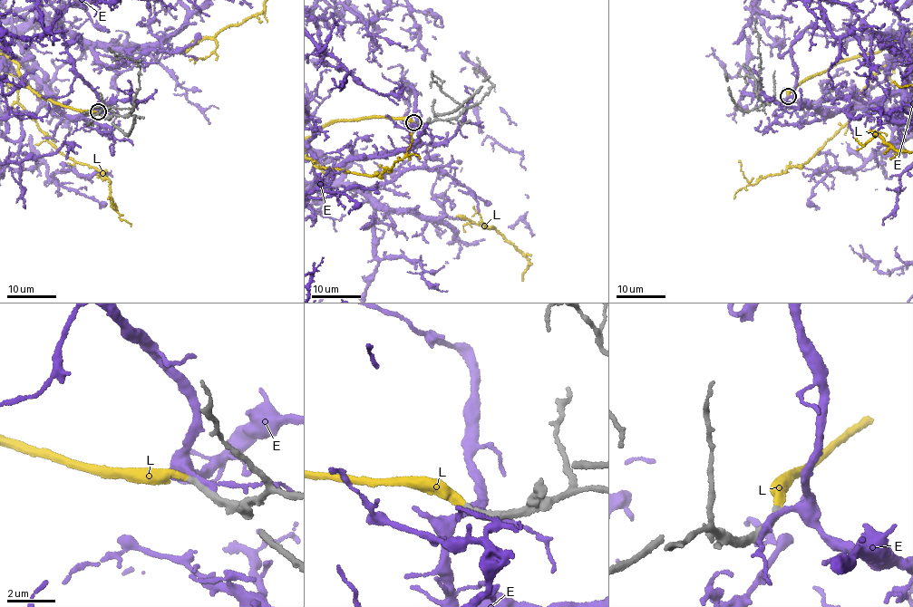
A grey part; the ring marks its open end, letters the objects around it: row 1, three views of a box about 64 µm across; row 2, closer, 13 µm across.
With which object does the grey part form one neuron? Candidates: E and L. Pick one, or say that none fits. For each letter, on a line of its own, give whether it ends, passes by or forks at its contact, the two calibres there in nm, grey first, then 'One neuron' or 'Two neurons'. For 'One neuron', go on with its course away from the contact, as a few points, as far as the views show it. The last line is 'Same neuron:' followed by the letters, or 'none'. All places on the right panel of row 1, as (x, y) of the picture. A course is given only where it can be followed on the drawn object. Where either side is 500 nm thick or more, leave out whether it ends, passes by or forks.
E: It passes by. Thickness 440 nm (grey) against 220 nm. Two neurons
L: It ends there. Thickness 320 nm (grey) against 360 nm. One neuron
Same neuron: L

